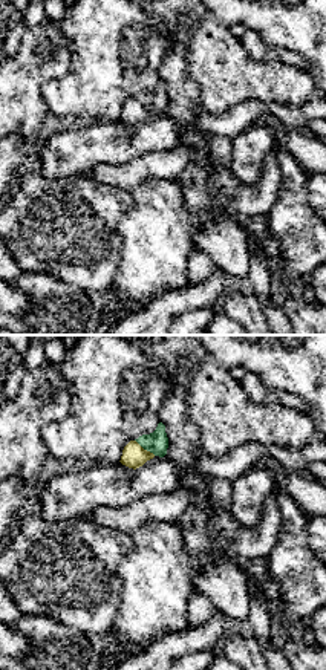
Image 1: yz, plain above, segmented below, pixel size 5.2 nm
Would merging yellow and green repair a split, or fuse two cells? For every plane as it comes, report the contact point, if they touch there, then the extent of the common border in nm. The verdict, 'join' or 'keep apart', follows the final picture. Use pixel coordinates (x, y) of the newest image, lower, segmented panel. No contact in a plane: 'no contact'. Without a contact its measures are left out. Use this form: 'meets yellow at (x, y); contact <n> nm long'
meets yellow at (146, 450); contact 140 nm long

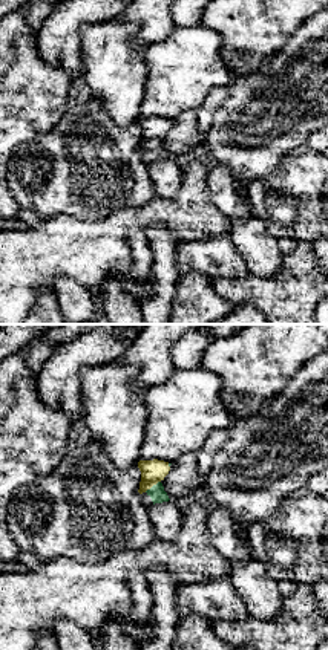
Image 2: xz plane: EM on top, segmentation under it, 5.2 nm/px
meets yellow at (152, 485); contact 110 nm long

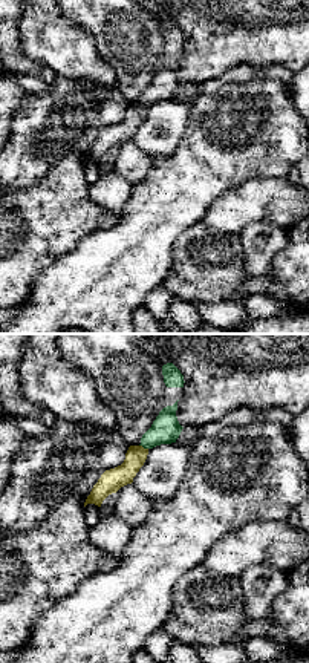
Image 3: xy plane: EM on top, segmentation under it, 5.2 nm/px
meets yellow at (143, 447); contact 50 nm long

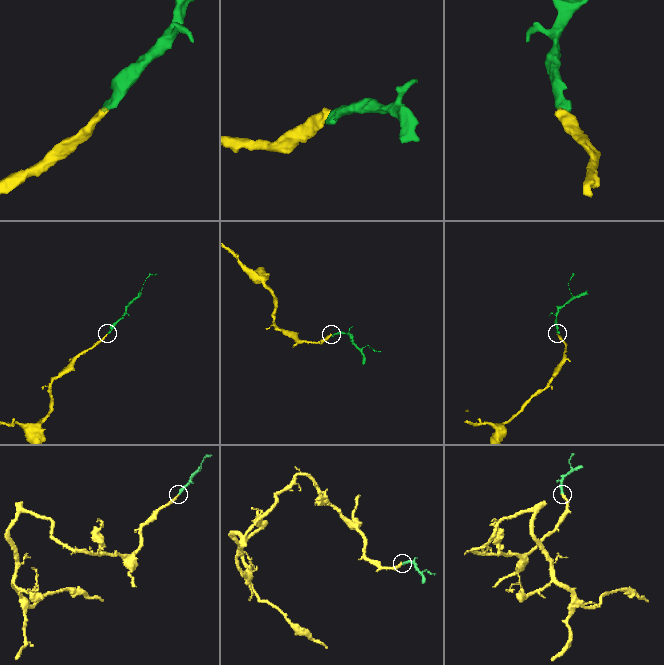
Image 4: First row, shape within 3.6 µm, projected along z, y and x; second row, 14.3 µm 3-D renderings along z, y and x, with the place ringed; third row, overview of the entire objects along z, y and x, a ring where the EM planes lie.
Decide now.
join

